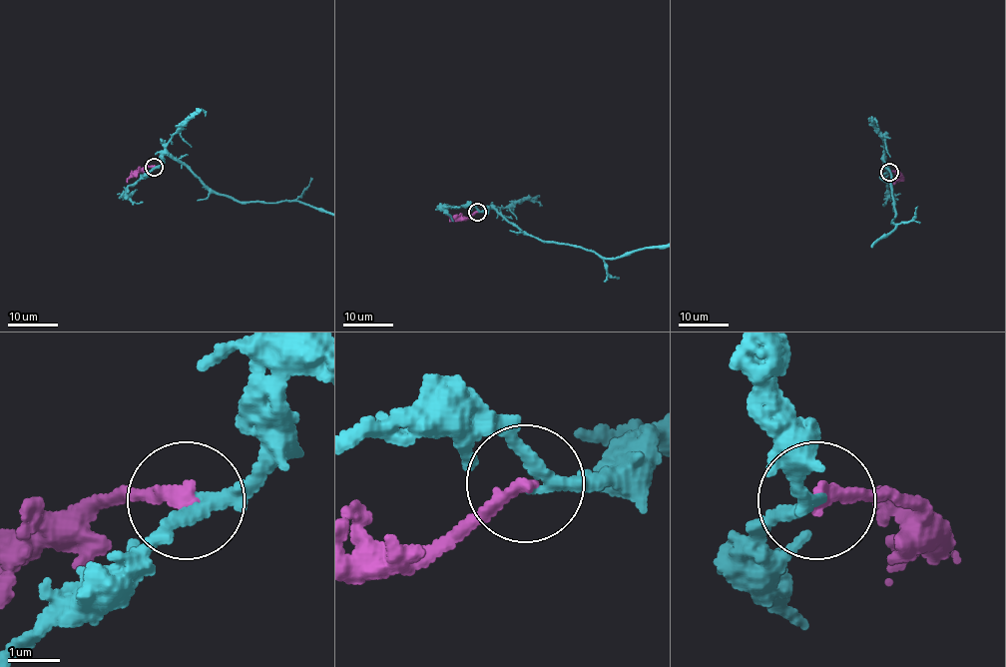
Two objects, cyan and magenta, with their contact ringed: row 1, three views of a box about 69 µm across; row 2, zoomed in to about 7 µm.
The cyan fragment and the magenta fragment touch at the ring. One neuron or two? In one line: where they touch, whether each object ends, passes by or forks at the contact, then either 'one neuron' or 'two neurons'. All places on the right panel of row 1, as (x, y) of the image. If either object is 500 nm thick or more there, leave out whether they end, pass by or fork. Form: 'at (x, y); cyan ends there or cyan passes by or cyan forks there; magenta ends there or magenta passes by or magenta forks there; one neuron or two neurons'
at (889, 172); cyan passes by; magenta ends there; one neuron

